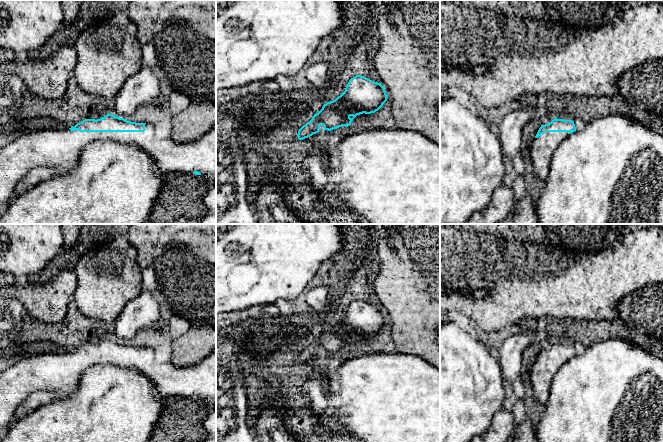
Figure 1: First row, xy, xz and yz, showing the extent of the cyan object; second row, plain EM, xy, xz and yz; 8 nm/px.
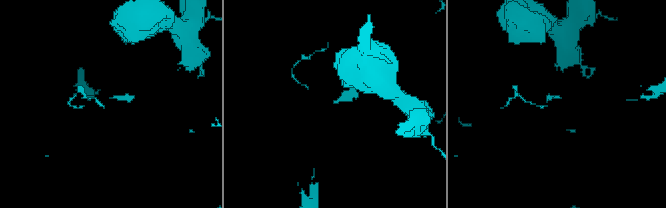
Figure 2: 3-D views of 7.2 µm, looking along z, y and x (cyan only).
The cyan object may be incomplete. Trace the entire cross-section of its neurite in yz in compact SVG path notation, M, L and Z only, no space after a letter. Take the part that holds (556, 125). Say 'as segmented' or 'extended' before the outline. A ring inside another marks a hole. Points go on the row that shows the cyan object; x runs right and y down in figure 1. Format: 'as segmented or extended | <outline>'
extended | M554 118L550 123L541 125L530 148L532 167L538 183L542 184L547 180L556 149L575 131L572 120Z

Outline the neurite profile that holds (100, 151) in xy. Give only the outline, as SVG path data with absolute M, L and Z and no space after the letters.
M111 141L91 142L84 147L76 169L67 173L60 173L45 180L24 194L17 195L11 203L0 213L0 224L143 224L150 218L153 205L164 186L164 174L156 169L153 159L144 150L132 144Z

